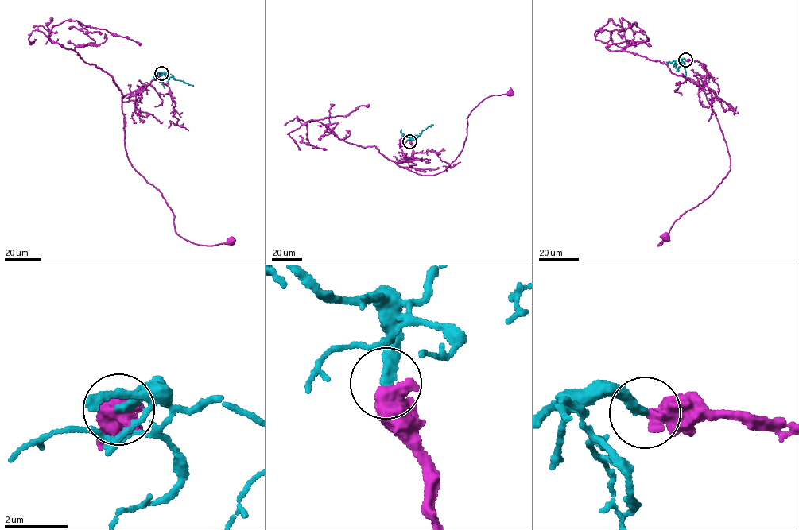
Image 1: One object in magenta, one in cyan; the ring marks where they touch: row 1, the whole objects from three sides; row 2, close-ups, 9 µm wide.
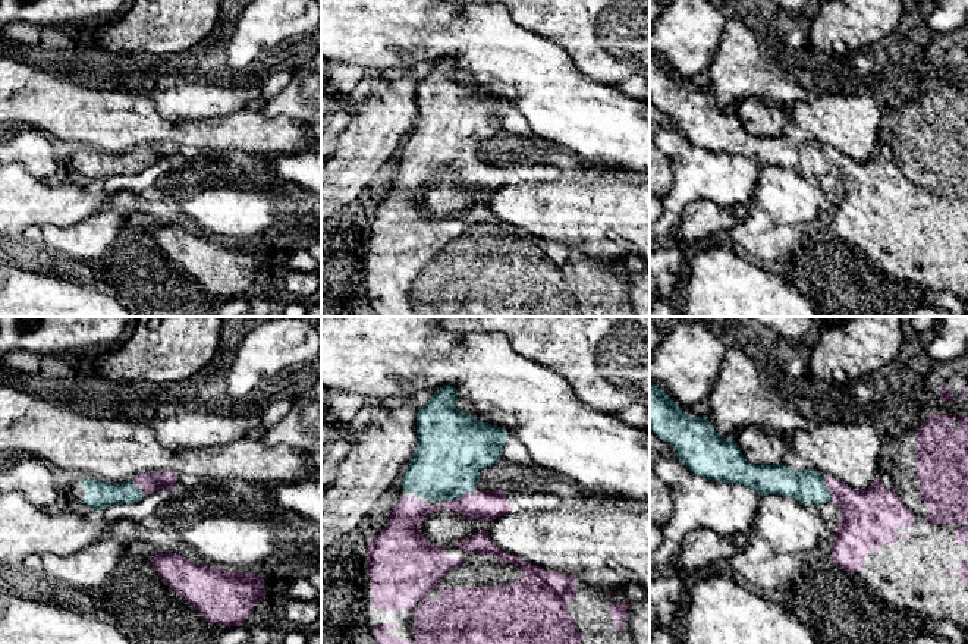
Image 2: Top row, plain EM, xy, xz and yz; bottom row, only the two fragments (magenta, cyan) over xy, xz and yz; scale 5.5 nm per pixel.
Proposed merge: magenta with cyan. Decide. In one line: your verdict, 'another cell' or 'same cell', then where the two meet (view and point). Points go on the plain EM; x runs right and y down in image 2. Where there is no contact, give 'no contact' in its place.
same cell; contact xz (459, 169)

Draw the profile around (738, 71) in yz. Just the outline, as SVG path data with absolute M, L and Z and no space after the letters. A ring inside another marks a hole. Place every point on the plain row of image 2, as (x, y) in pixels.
M726 18L719 48L707 70L708 91L723 110L733 110L749 97L786 110L810 100L793 75L761 56L755 35L738 19Z

